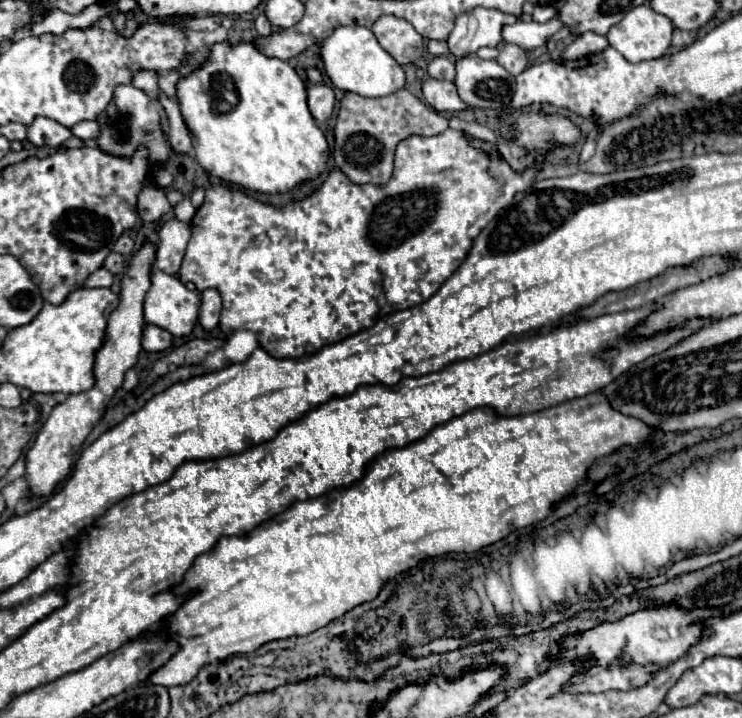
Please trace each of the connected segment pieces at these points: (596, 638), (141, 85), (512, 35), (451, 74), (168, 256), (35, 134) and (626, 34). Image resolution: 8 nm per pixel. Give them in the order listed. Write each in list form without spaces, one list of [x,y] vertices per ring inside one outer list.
[[[677,605],[669,607],[651,607],[623,617],[617,623],[601,623],[581,635],[569,635],[561,639],[563,659],[575,659],[579,655],[593,655],[597,665],[587,673],[575,675],[567,683],[569,693],[601,693],[607,689],[633,689],[641,687],[651,679],[651,675],[667,665],[671,665],[679,655],[683,655],[701,635],[701,619],[707,617],[707,609],[685,611]]]
[[[137,71],[131,81],[137,89],[143,89],[151,99],[157,99],[159,85],[157,85],[157,73],[155,71]]]
[[[553,17],[551,21],[547,23],[535,23],[535,21],[517,21],[513,25],[507,25],[503,29],[503,39],[505,43],[513,43],[513,45],[519,45],[523,49],[535,49],[535,47],[541,47],[547,43],[547,39],[551,35],[555,35],[557,31],[561,29],[561,21],[557,17]]]
[[[435,57],[429,63],[427,73],[435,79],[441,79],[441,81],[453,81],[455,79],[455,63],[449,61],[447,57]]]
[[[177,219],[167,221],[159,231],[159,243],[157,243],[153,267],[169,275],[175,275],[181,267],[189,237],[191,237],[191,227],[187,223]]]
[[[35,117],[35,121],[27,125],[27,141],[33,143],[35,147],[43,147],[43,145],[57,147],[69,137],[71,137],[71,131],[67,127],[47,117]]]
[[[639,5],[627,11],[627,15],[617,25],[611,27],[607,39],[609,45],[615,47],[627,61],[639,63],[639,61],[663,57],[671,45],[671,33],[673,33],[673,23],[665,15],[655,13],[649,5]]]

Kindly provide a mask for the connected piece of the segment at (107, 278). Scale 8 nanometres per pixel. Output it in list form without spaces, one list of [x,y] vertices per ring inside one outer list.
[[[105,267],[91,273],[89,279],[85,281],[85,287],[111,287],[111,285],[113,285],[113,273],[109,273]]]

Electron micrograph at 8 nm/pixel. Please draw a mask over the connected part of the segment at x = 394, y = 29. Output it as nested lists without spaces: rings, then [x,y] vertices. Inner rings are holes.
[[[381,17],[373,23],[373,35],[377,37],[379,45],[401,65],[417,63],[425,53],[423,37],[399,17]]]

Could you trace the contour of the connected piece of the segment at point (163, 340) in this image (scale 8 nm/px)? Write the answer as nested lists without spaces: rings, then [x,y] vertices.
[[[145,325],[143,329],[143,349],[145,351],[165,351],[171,347],[171,341],[173,341],[173,335],[157,325]]]

